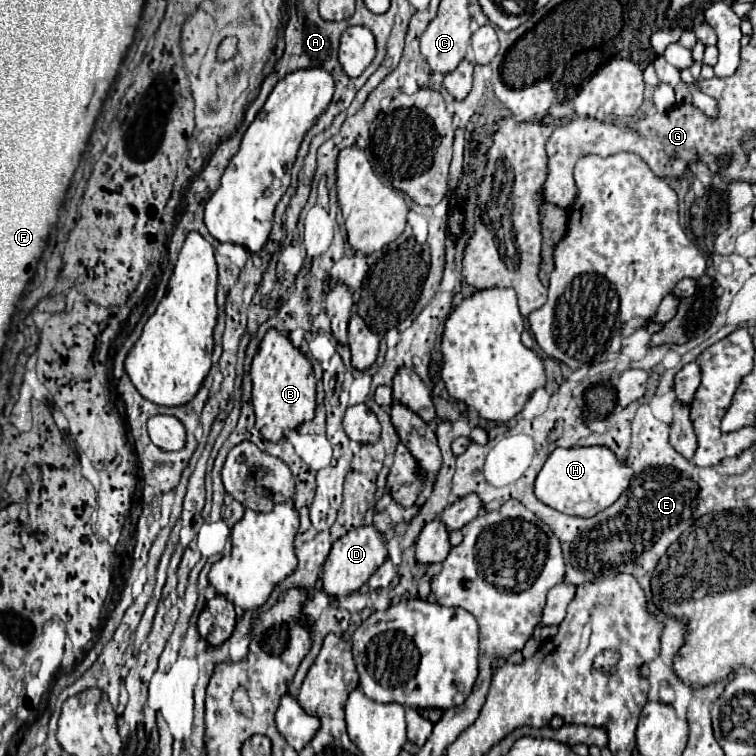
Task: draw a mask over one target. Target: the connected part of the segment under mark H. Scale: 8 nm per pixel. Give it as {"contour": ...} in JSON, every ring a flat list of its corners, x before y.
{"contour":[[570,447,554,449,540,469,534,493,548,507,576,517,594,517,604,511,628,489,632,471,616,459,616,455,606,447]]}

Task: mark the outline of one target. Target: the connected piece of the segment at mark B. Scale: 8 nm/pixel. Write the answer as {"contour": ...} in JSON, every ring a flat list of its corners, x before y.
{"contour":[[270,329,254,355,252,367,252,405,256,411,256,429,268,441,280,441,288,429,298,427,314,417,316,407,316,377,306,355,278,329]]}

